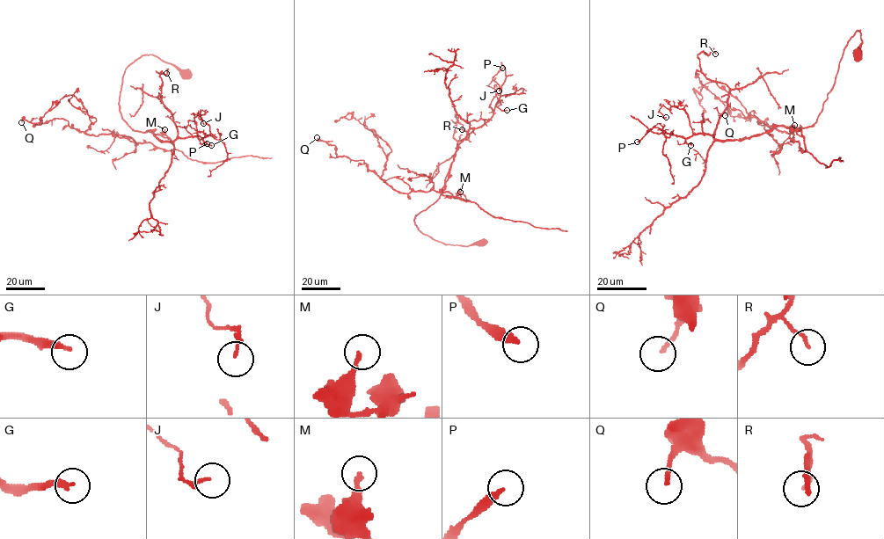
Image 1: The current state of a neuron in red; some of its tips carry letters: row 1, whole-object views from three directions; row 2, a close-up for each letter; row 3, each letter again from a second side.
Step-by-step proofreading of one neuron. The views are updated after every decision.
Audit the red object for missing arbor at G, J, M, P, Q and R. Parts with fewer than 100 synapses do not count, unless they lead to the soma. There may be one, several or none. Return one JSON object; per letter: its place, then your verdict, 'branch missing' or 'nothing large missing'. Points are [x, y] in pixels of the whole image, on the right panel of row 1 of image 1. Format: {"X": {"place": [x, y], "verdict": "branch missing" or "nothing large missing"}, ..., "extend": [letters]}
{"G": {"place": [690, 145], "verdict": "nothing large missing"}, "J": {"place": [666, 117], "verdict": "nothing large missing"}, "M": {"place": [794, 125], "verdict": "nothing large missing"}, "P": {"place": [637, 142], "verdict": "nothing large missing"}, "Q": {"place": [725, 115], "verdict": "nothing large missing"}, "R": {"place": [715, 54], "verdict": "nothing large missing"}, "extend": []}

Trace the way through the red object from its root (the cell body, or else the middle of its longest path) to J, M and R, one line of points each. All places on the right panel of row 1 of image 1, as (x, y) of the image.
J: (858, 54), (859, 30), (812, 126), (717, 140), (694, 134), (682, 109), (662, 105), (666, 117)
M: (858, 54), (859, 30), (843, 50), (835, 84), (816, 121), (793, 127), (803, 136), (792, 130), (794, 125)
R: (858, 54), (859, 30), (812, 126), (717, 140), (729, 89), (709, 80), (697, 57), (715, 54)

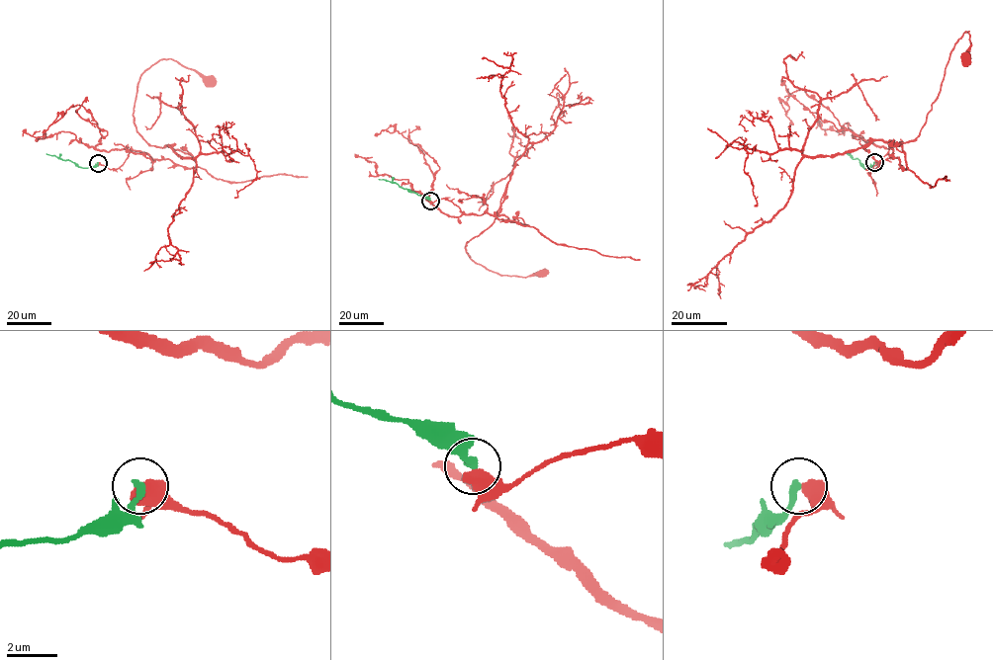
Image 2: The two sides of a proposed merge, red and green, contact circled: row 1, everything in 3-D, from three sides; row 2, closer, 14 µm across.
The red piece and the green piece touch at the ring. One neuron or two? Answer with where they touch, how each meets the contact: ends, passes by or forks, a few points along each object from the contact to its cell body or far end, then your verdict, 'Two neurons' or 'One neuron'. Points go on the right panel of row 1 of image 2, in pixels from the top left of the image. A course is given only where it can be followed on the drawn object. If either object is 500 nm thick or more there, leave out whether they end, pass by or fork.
Place: (874, 162). Course of red: (874, 162), (892, 147), (906, 168), (893, 141), (919, 135), (968, 32), (966, 58). Course of green: (874, 162), (869, 168), (864, 168), (848, 151). Two neurons

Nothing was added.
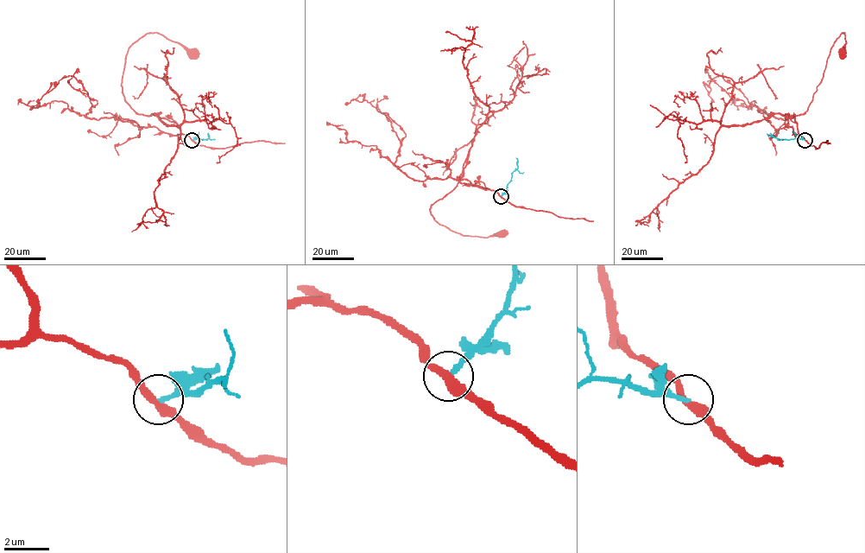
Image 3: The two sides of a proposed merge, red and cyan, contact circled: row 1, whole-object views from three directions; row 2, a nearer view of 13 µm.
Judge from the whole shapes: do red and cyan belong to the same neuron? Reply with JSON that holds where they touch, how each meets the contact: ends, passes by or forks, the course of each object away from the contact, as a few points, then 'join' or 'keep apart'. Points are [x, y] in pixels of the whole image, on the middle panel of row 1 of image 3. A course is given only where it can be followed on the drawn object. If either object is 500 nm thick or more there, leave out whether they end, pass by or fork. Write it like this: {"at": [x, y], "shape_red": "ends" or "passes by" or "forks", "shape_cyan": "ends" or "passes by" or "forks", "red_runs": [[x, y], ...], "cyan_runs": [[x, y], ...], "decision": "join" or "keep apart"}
{"at": [501, 196], "shape_red": "passes by", "shape_cyan": "ends", "red_runs": [[501, 196], [489, 189], [460, 179], [457, 186], [430, 209], [437, 221], [464, 235], [488, 238], [501, 234]], "cyan_runs": [[501, 196], [511, 180], [512, 173], [518, 168], [516, 157]], "decision": "keep apart"}

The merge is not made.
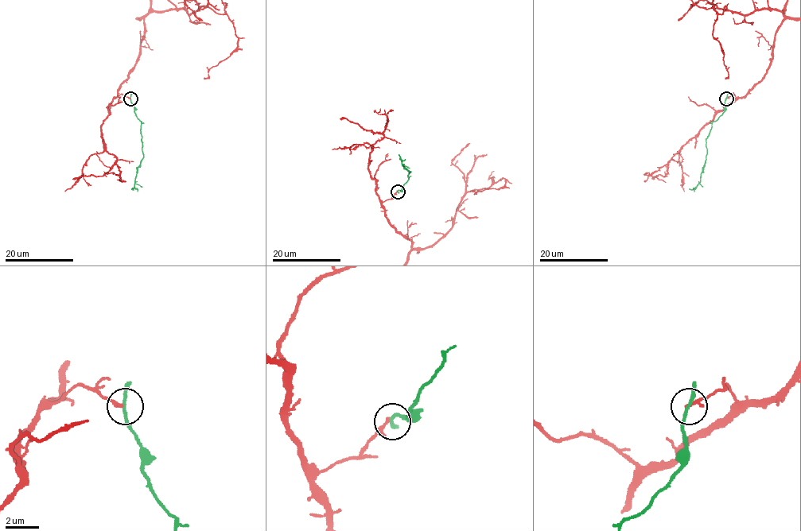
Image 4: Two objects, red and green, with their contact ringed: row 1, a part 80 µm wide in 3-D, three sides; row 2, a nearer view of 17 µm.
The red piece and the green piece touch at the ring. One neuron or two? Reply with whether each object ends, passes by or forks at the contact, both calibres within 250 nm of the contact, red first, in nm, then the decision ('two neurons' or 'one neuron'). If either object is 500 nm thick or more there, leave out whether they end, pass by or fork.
red ends; green passes by; calibres 200 and 180 nm; two neurons

